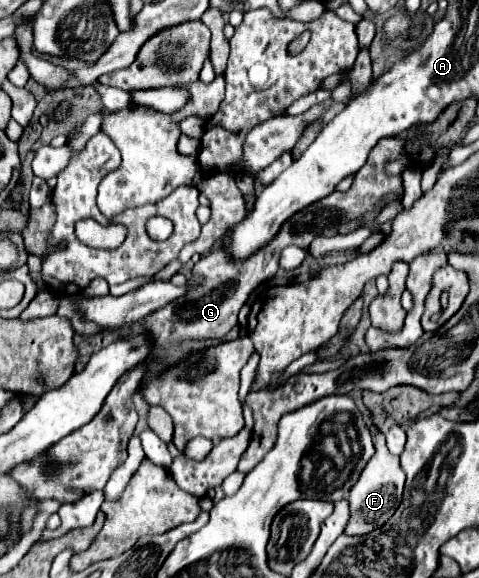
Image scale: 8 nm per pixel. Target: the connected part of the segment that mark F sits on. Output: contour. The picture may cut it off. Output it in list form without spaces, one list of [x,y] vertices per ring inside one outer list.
[[[382,432],[374,434],[374,448],[376,448],[376,454],[370,458],[358,482],[350,490],[350,520],[344,530],[344,534],[348,536],[364,536],[370,530],[380,528],[396,512],[402,500],[402,488],[404,488],[406,474],[398,466],[398,456],[390,454],[390,450],[386,448],[386,440]]]

